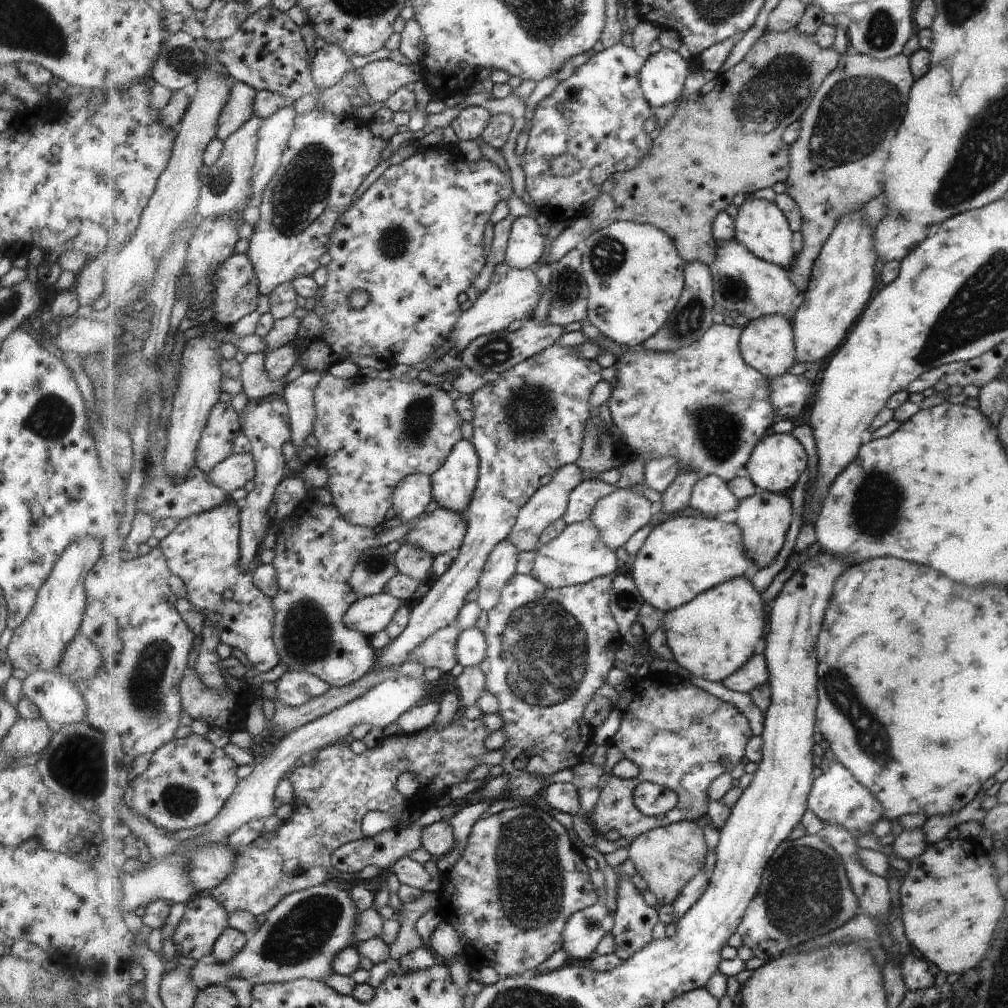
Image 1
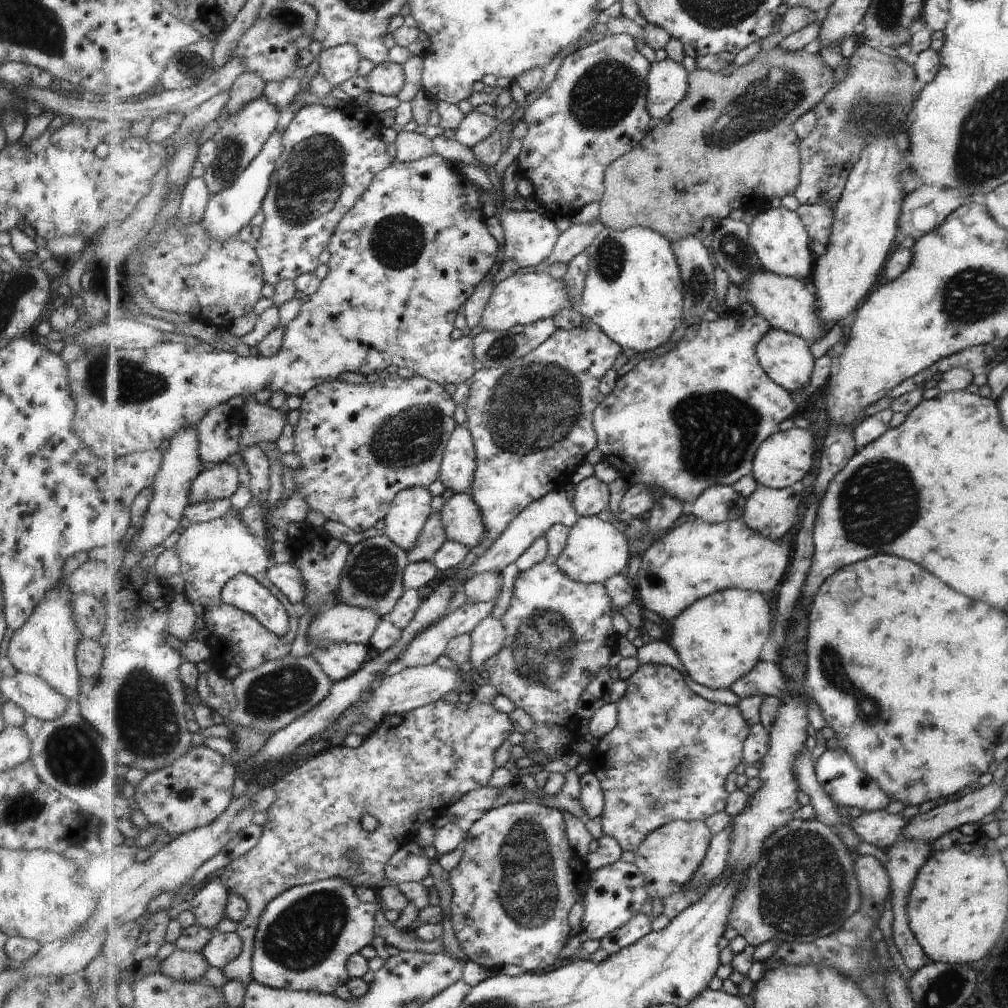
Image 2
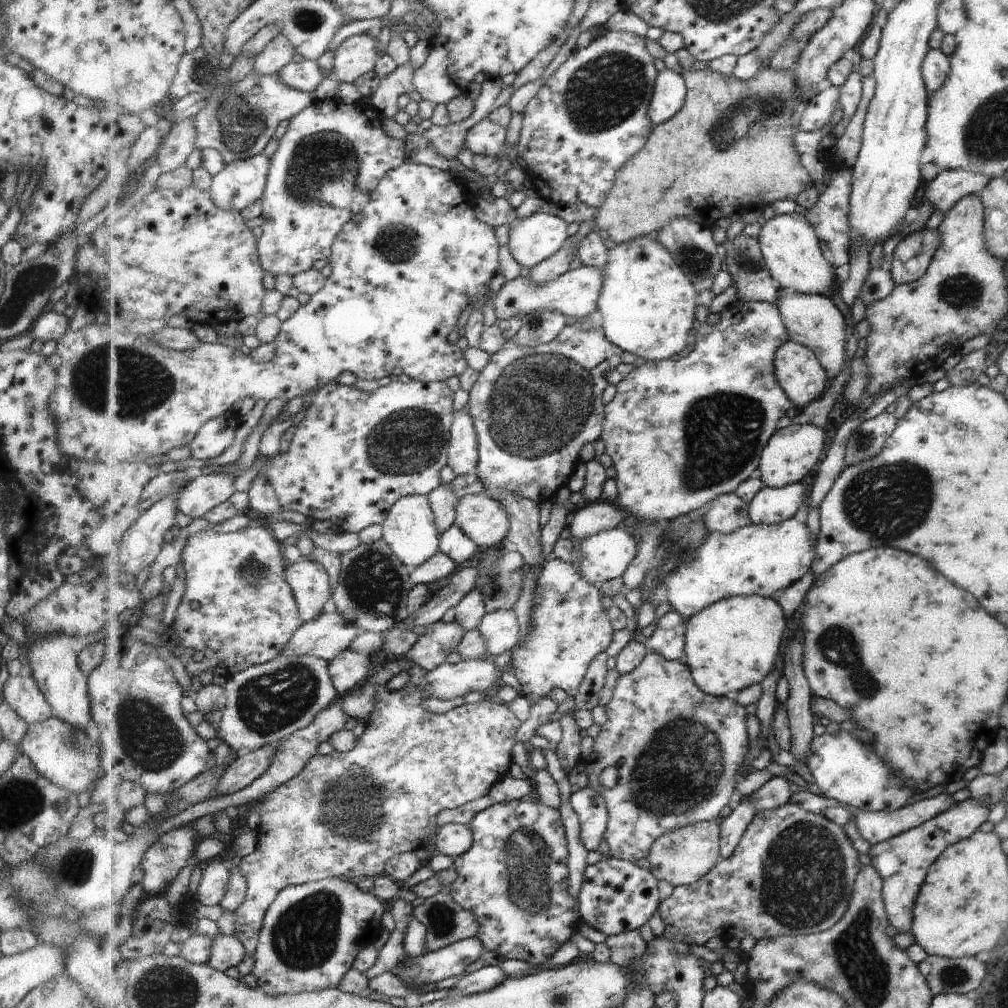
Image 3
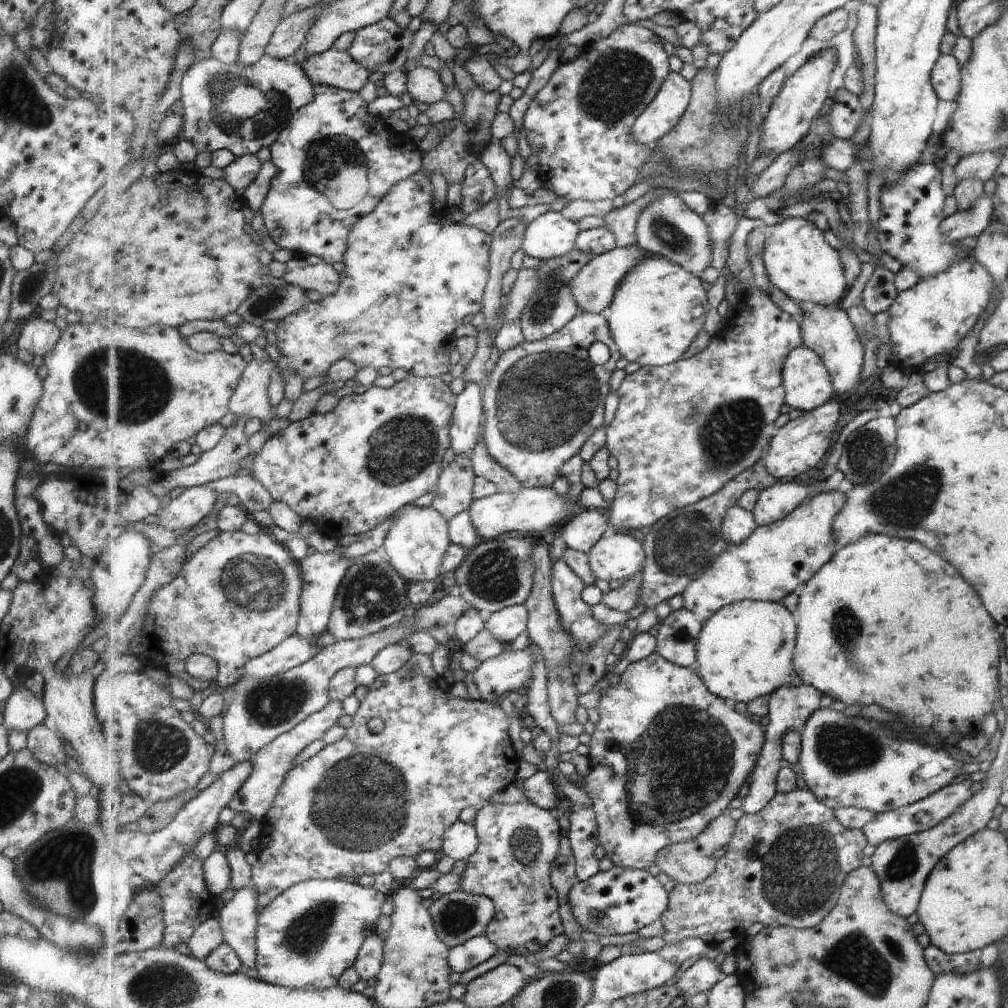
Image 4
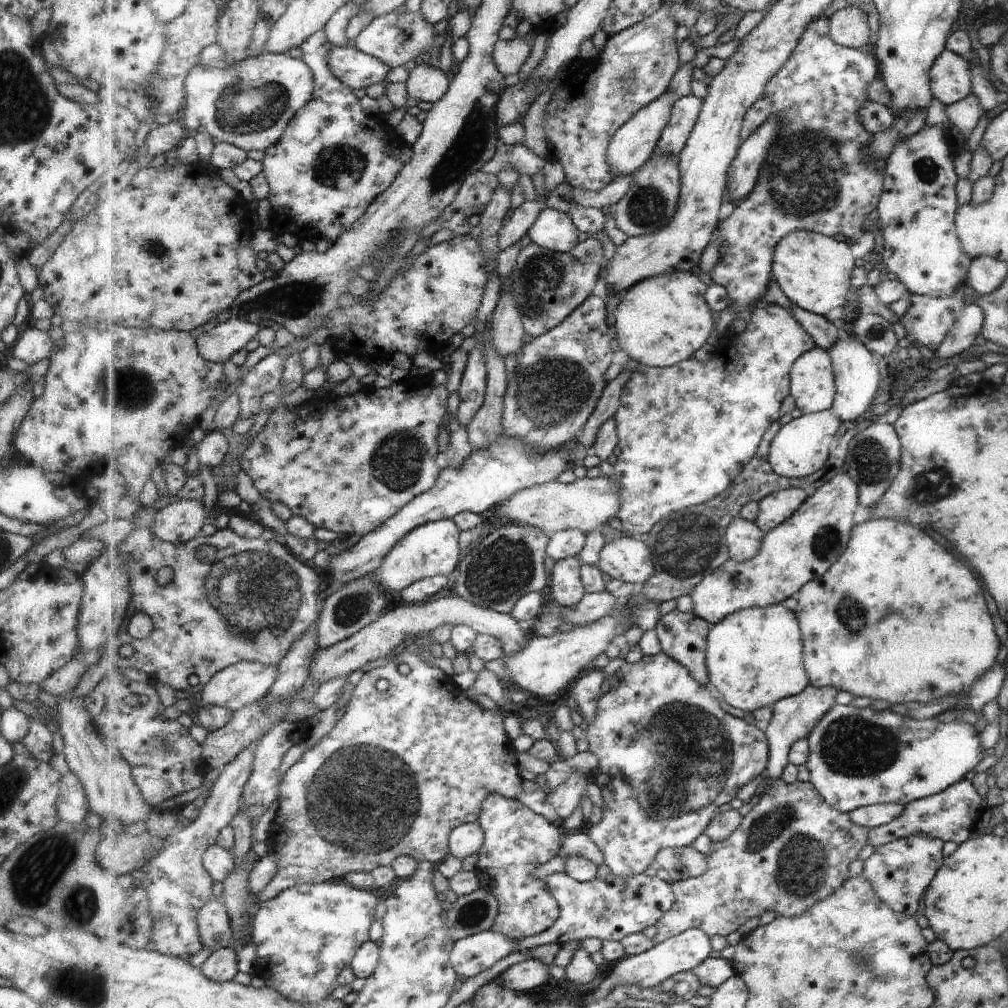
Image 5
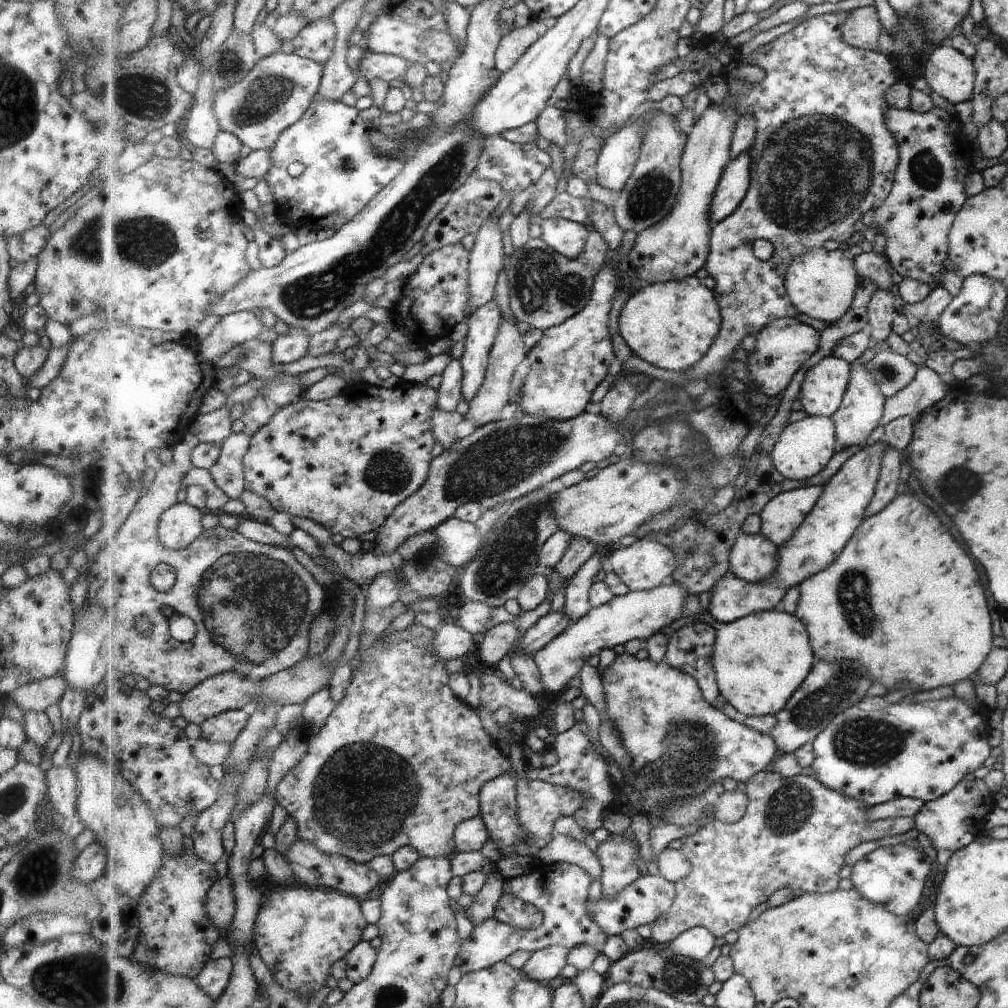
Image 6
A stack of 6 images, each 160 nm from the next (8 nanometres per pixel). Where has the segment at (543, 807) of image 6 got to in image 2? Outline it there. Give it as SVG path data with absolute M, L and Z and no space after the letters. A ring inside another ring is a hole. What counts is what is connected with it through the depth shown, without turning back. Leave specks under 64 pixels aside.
M474 697L468 703L454 702L454 700L435 700L435 702L431 702L431 704L425 707L416 708L405 714L387 717L371 734L364 738L363 743L356 749L331 744L325 750L319 752L317 756L311 757L304 765L289 773L285 773L281 779L278 779L273 784L277 798L275 802L269 806L267 820L263 824L264 831L262 832L260 843L247 852L247 854L236 858L226 867L223 867L221 872L217 872L217 878L219 878L225 886L228 886L230 891L236 892L245 898L249 905L248 917L238 924L238 930L236 931L242 936L245 942L244 951L240 954L239 958L236 958L231 964L221 969L226 980L238 980L246 989L254 981L252 975L252 950L254 949L254 938L256 937L259 923L269 904L275 901L277 897L280 897L281 894L287 892L287 890L299 885L308 885L319 880L322 881L332 878L343 879L354 887L369 887L379 890L377 884L380 884L379 882L385 877L385 868L387 868L390 858L393 858L393 855L403 845L407 844L407 842L415 840L418 830L424 822L431 820L431 818L437 818L437 816L447 812L452 804L455 804L467 793L487 786L491 774L493 774L495 768L498 767L496 765L496 752L504 745L505 740L507 740L511 734L513 734L513 722L509 720L507 713L501 713L499 710L495 710L490 704L478 702ZM363 814L373 814L373 816L377 816L379 822L381 822L380 827L376 831L367 832L367 829L361 826L361 816L363 816ZM353 857L358 860L357 863L352 860Z

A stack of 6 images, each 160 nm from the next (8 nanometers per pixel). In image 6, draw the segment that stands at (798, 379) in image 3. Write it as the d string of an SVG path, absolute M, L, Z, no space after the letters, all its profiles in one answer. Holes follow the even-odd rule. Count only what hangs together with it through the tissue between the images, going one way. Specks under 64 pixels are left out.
M834 354L812 366L799 393L802 409L809 415L832 417L844 401L850 372L850 364Z

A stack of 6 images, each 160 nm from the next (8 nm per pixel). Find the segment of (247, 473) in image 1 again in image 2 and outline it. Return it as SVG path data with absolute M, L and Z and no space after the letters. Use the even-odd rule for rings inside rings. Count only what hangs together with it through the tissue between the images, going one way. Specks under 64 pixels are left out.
M225 461L214 465L211 469L202 470L193 481L191 501L226 499L233 496L239 490L239 486L242 486L238 466L239 464Z

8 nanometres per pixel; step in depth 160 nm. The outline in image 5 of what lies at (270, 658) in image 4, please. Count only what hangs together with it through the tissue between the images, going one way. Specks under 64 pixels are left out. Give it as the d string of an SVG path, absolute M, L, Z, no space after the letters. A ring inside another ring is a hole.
M241 661L231 665L217 673L204 688L202 695L199 696L199 710L207 705L222 706L231 712L239 710L269 694L272 686L277 682L279 673L277 665L266 665L260 662Z

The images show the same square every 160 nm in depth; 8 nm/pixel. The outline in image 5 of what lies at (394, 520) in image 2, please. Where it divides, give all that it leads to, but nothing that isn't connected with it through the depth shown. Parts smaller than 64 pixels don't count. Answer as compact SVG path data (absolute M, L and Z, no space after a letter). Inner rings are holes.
M453 519L431 521L408 532L385 557L377 580L389 596L399 602L399 594L414 582L443 575L449 576L460 565L461 532Z

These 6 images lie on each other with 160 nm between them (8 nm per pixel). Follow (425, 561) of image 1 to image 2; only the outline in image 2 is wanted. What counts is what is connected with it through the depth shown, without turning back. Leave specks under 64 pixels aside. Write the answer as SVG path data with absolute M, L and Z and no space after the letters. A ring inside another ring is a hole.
M440 512L433 513L417 539L417 544L408 552L408 559L411 563L432 562L432 558L447 541Z

